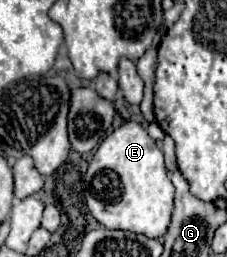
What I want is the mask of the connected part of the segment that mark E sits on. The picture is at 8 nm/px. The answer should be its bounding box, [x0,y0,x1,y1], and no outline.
[84,122,174,238]

